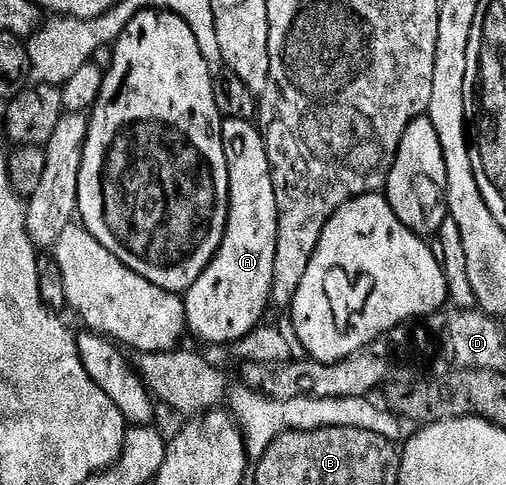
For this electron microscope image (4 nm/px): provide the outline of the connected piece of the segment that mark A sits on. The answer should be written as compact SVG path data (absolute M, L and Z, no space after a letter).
M225 119L222 126L222 142L228 163L228 225L220 248L212 263L183 293L184 319L189 333L208 344L231 346L250 334L265 319L264 311L270 308L272 279L274 278L274 250L278 238L278 202L274 194L272 167L266 154L264 135L251 120Z

